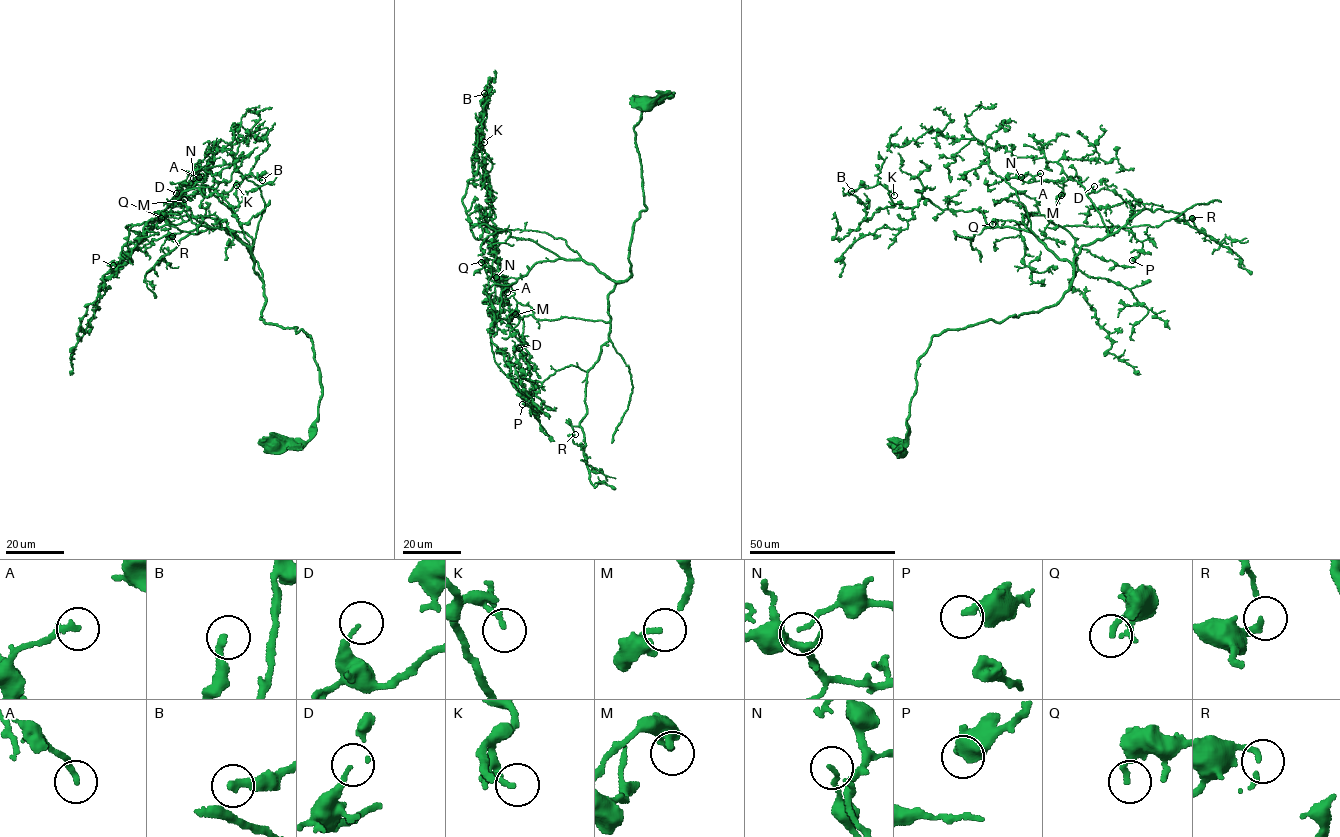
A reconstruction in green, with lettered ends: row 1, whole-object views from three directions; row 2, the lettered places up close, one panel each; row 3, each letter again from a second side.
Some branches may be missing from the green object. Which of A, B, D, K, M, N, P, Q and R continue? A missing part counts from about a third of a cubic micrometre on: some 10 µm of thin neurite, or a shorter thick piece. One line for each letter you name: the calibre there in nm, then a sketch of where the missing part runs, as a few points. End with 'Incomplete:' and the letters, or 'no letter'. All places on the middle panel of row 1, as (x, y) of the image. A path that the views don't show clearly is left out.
Incomplete: no letter

